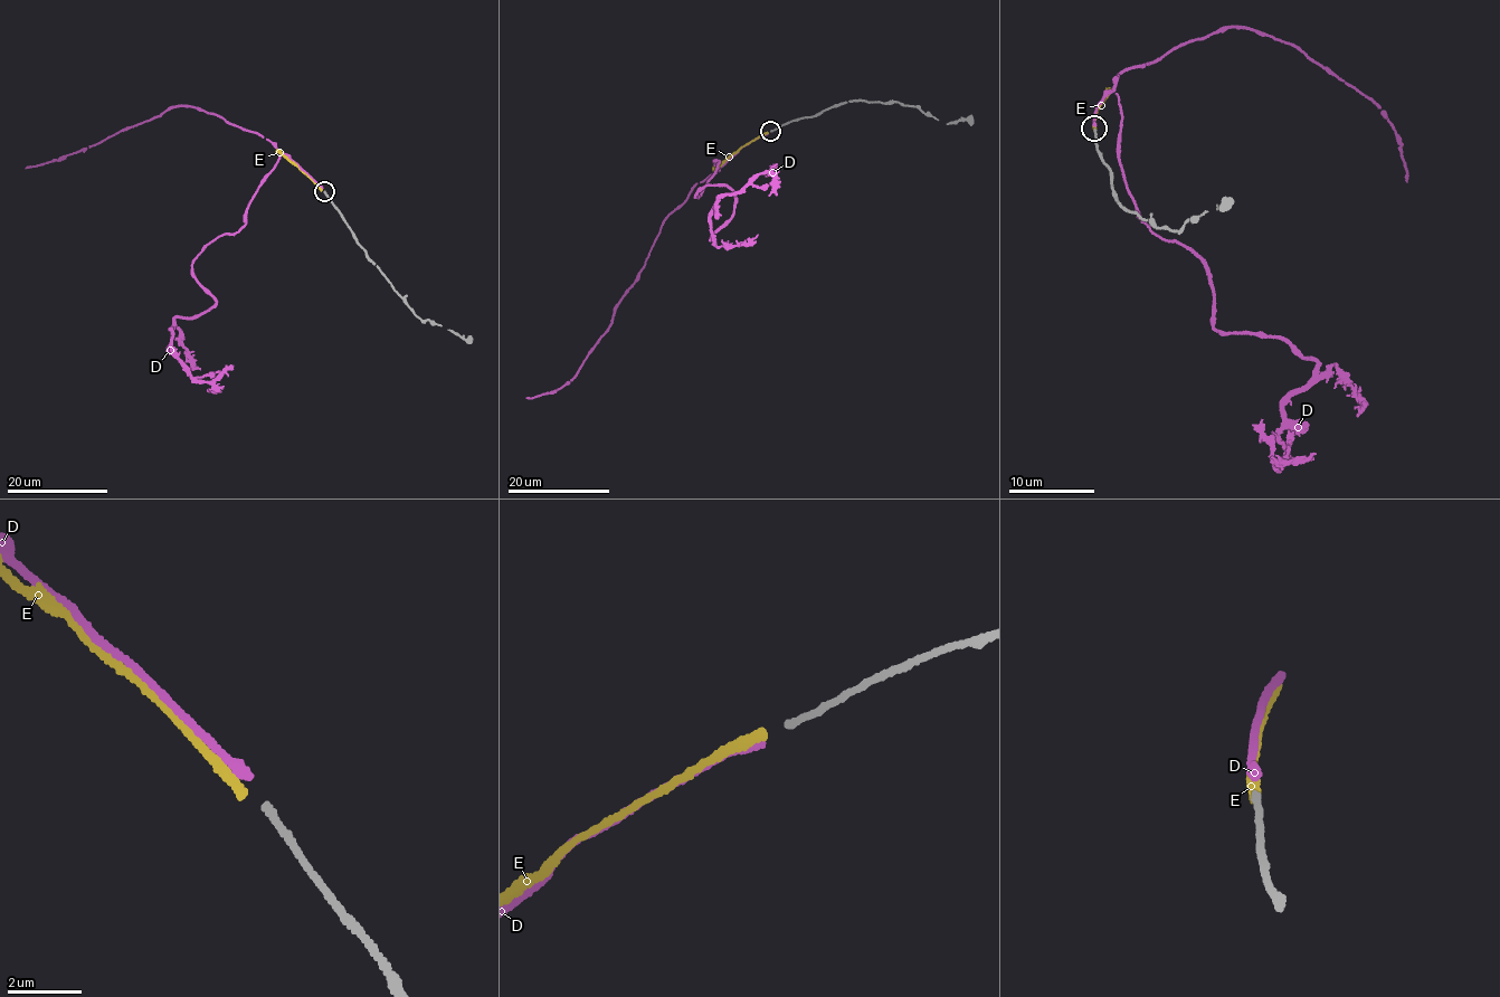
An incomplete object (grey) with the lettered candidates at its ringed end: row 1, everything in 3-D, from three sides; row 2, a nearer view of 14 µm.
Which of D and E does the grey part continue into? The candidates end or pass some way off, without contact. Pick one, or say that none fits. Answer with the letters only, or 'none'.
D

